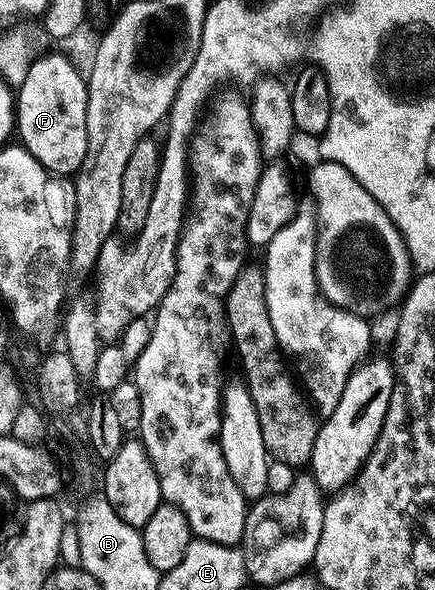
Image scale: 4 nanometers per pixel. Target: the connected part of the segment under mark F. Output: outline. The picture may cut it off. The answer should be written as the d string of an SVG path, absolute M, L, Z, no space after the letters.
M62 55L35 58L22 84L16 88L16 135L40 165L52 175L73 176L88 153L87 80Z

